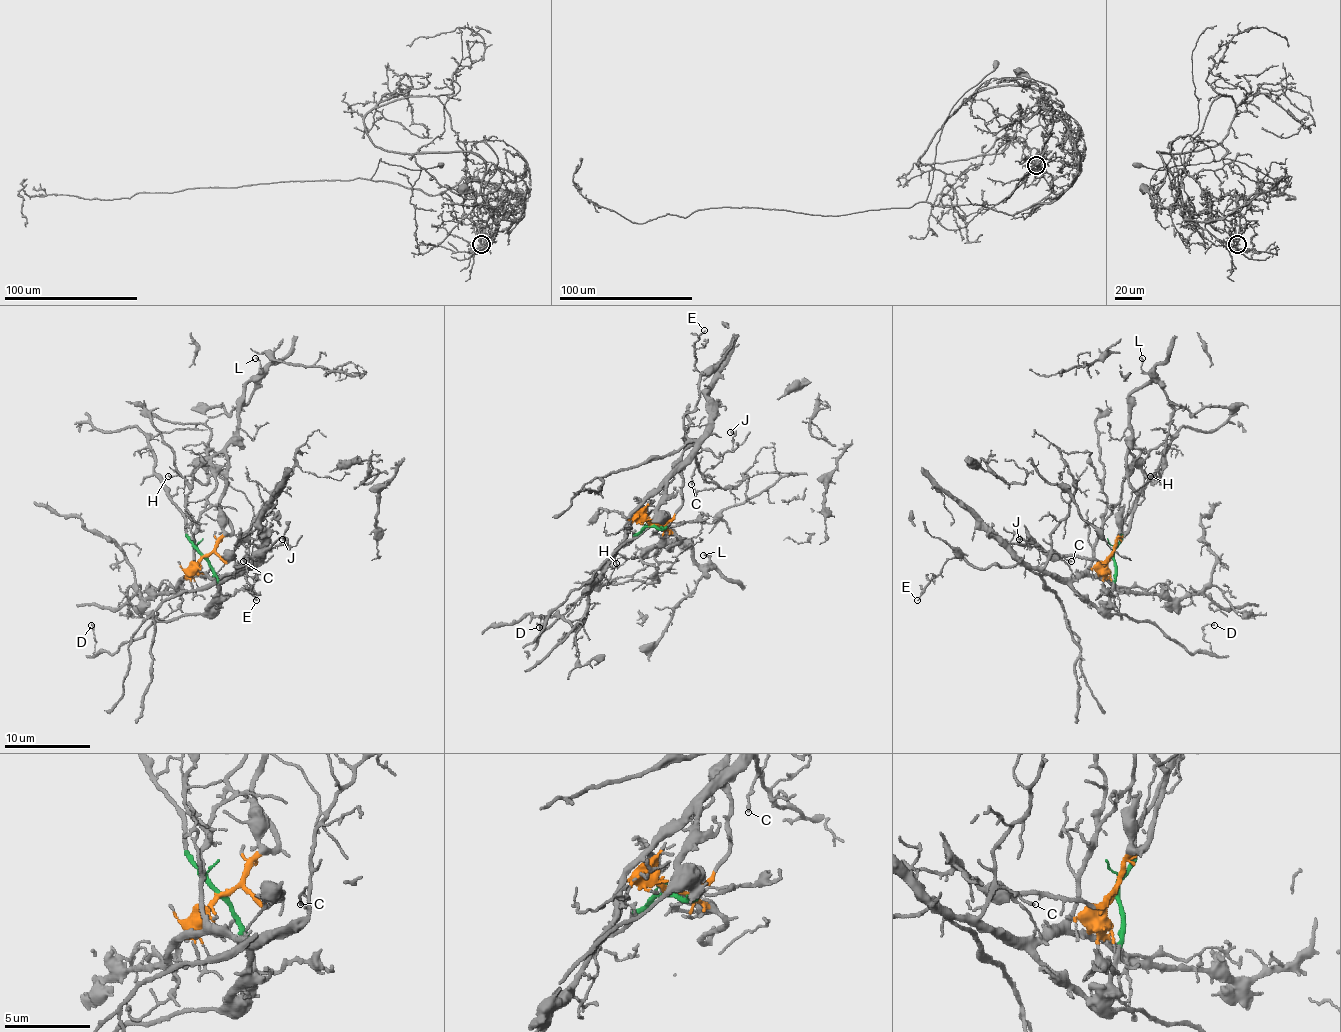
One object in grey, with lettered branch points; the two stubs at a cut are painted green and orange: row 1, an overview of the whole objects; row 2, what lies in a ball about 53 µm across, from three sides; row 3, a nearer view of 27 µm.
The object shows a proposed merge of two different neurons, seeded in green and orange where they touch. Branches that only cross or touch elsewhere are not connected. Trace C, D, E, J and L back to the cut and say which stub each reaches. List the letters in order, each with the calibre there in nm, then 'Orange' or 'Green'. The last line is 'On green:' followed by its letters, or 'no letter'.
C: Thickness 140 nm. Green
D: Thickness 100 nm. Green
E: Thickness 100 nm. Green
J: Thickness 140 nm. Orange
L: Thickness 120 nm. Orange
On green: C, D, E

